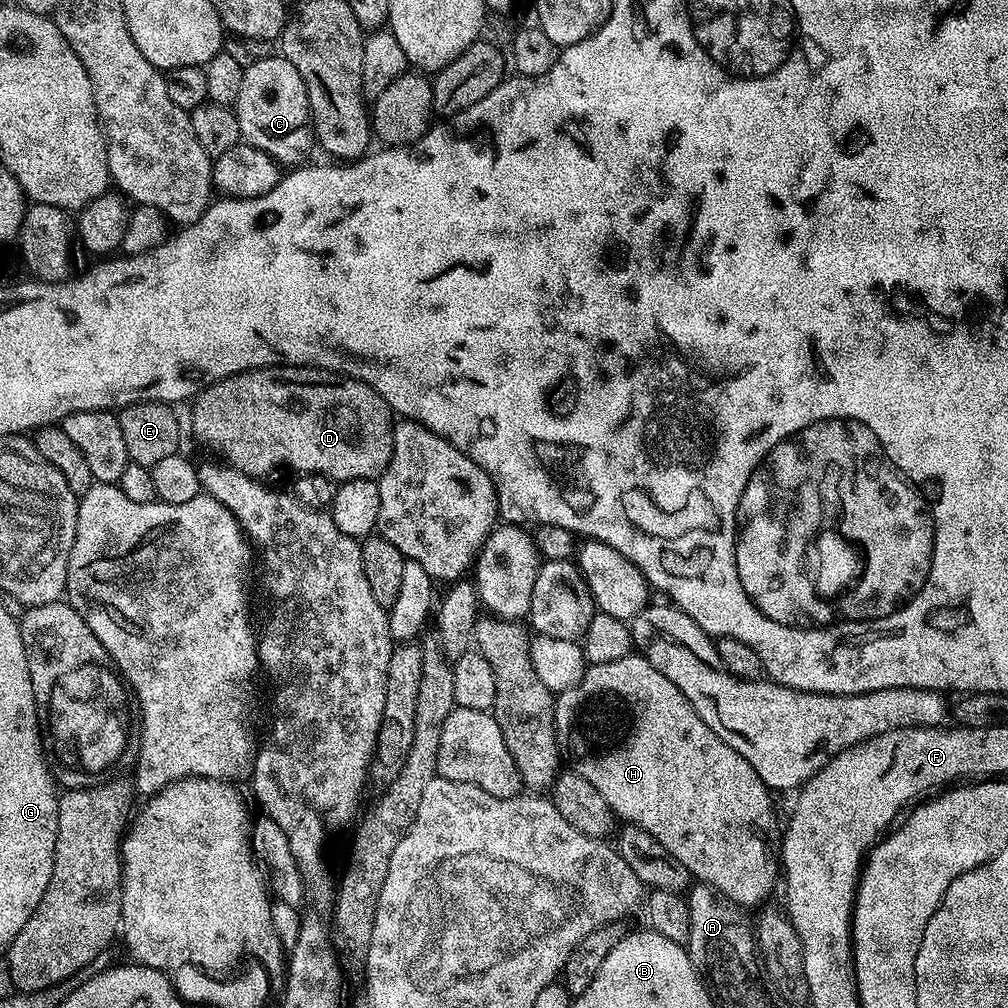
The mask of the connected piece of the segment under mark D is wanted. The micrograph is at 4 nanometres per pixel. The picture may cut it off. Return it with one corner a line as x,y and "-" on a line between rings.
273,366
235,372
224,380
207,385
191,401
190,422
200,422
200,428
214,428
214,442
224,444
226,454
219,456
229,468
251,478
272,476
285,468
291,474
325,476
337,482
346,480
376,480
386,470
392,457
394,413
376,389
354,376
328,372
311,366

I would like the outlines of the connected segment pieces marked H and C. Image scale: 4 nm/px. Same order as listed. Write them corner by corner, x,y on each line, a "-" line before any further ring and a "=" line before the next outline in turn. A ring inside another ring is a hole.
633,654
626,658
618,658
618,662
602,662
585,667
584,676
578,682
578,686
559,693
555,697
555,701
556,738
561,753
566,757
567,767
581,775
582,778
586,778
595,790
598,790
603,798
606,798
610,810
615,812
621,821
624,819
625,825
641,828
646,830
646,834
658,838
658,842
662,842
662,846
666,846
666,850
670,850
670,854
674,858
678,858
678,862
682,862
682,866
686,866
686,870
692,877
699,883
710,885
729,904
735,904
741,909
747,910
747,908
754,907
755,904
762,903
775,888
777,891
778,828
776,832
776,812
772,809
773,793
762,782
762,778
758,778
758,770
754,770
754,766
750,766
750,762
746,762
746,758
742,758
742,754
738,754
738,750
734,750
734,746
726,746
726,742
722,742
722,738
718,738
718,734
714,734
714,730
710,730
710,726
706,726
706,722
702,722
702,718
698,718
694,706
690,706
690,702
686,702
686,698
680,693
678,686
674,686
674,682
670,682
670,678
666,678
666,674
654,670
654,666
650,666
646,657
=
273,54
245,67
234,111
243,143
253,144
281,166
299,165
303,161
300,159
314,148
306,82
285,56

